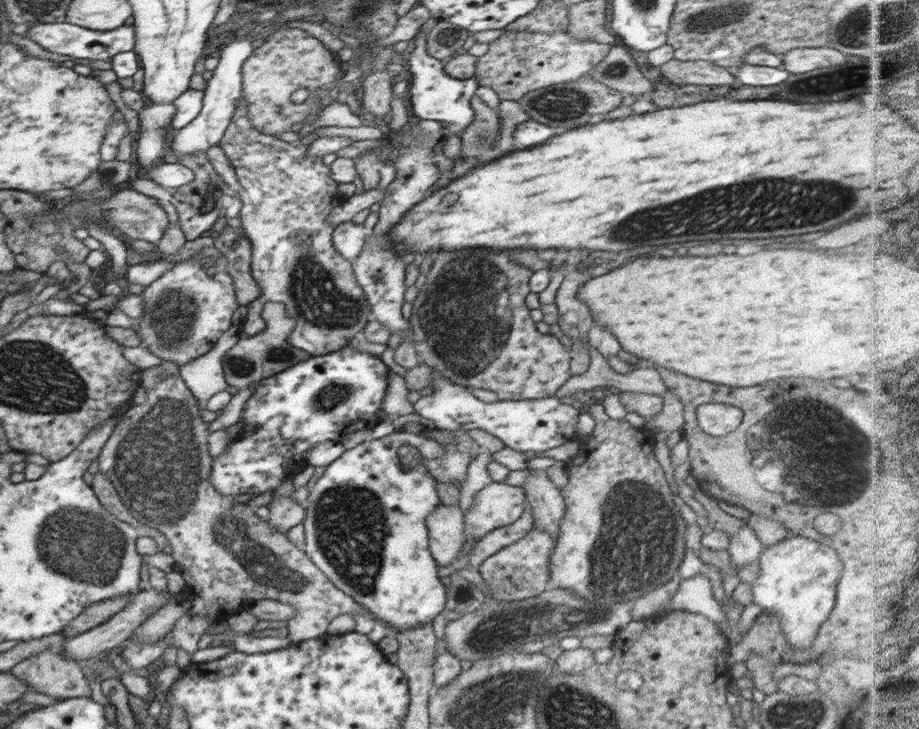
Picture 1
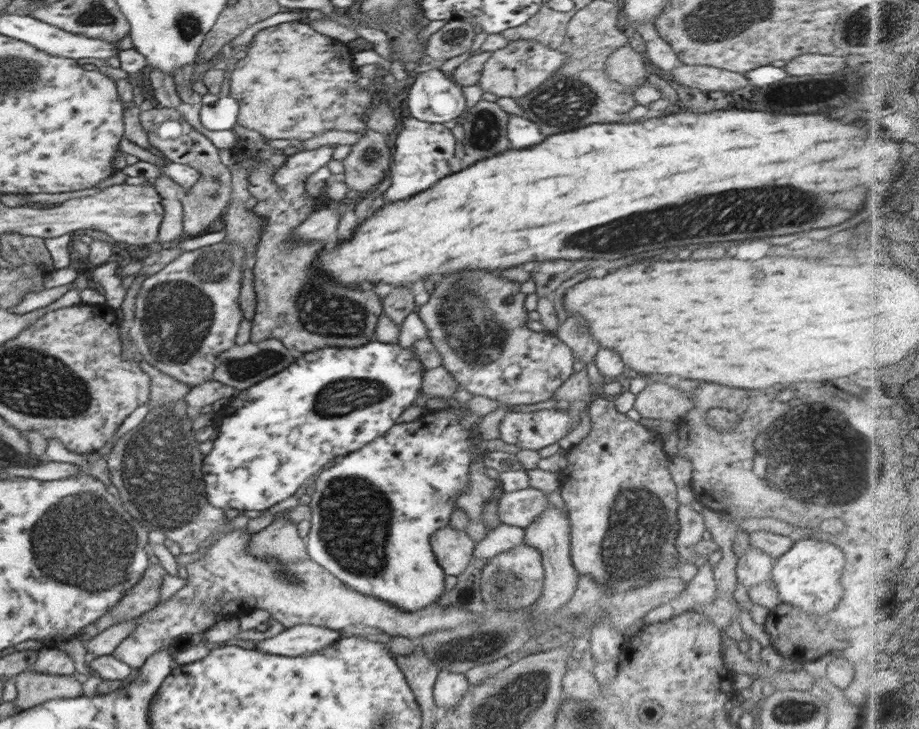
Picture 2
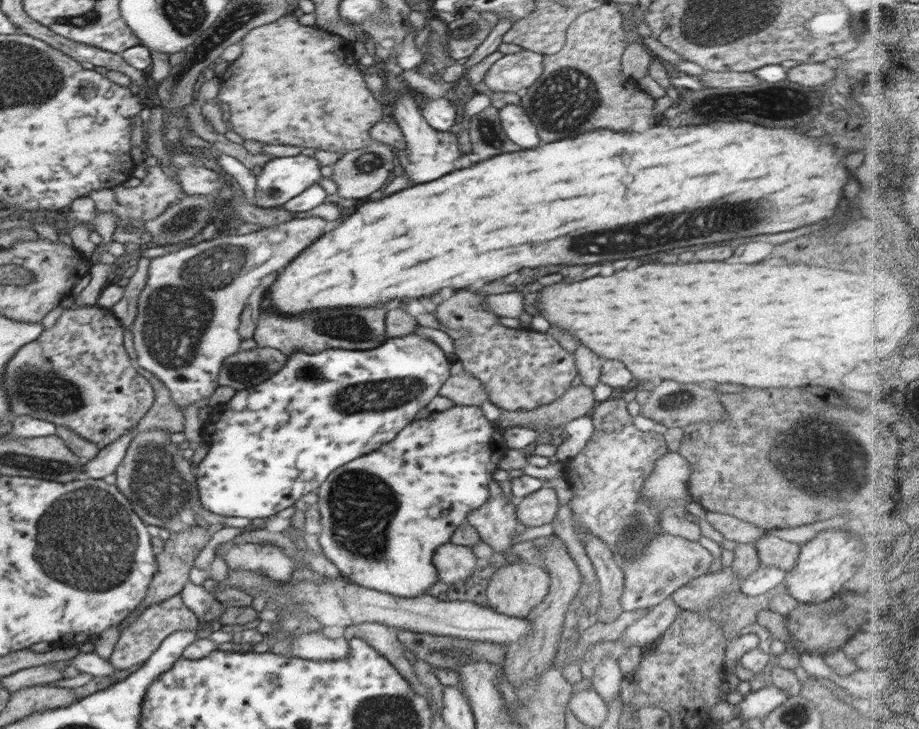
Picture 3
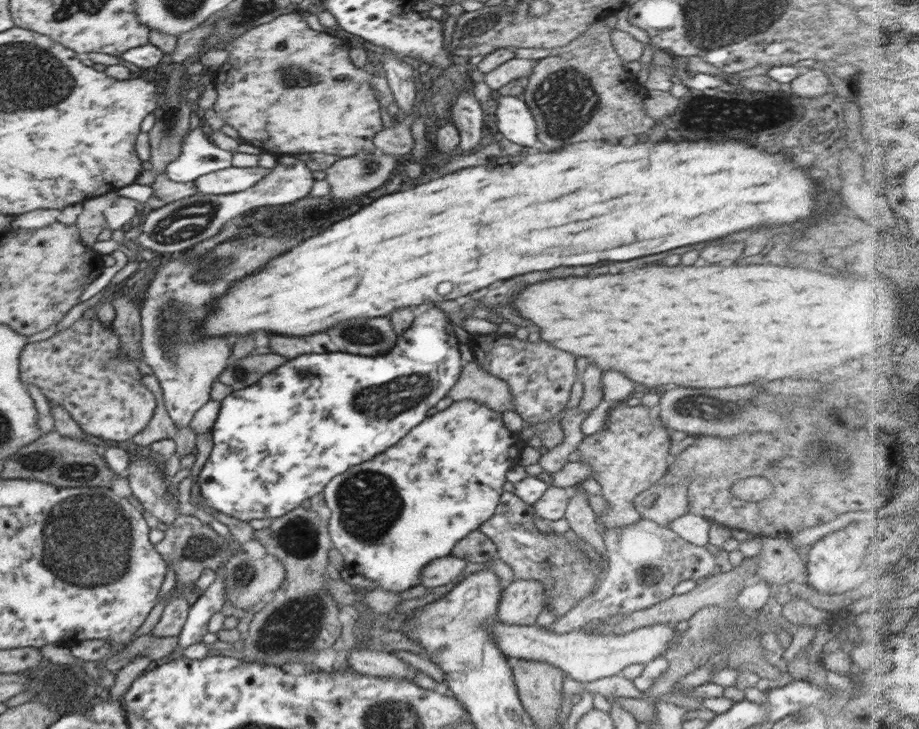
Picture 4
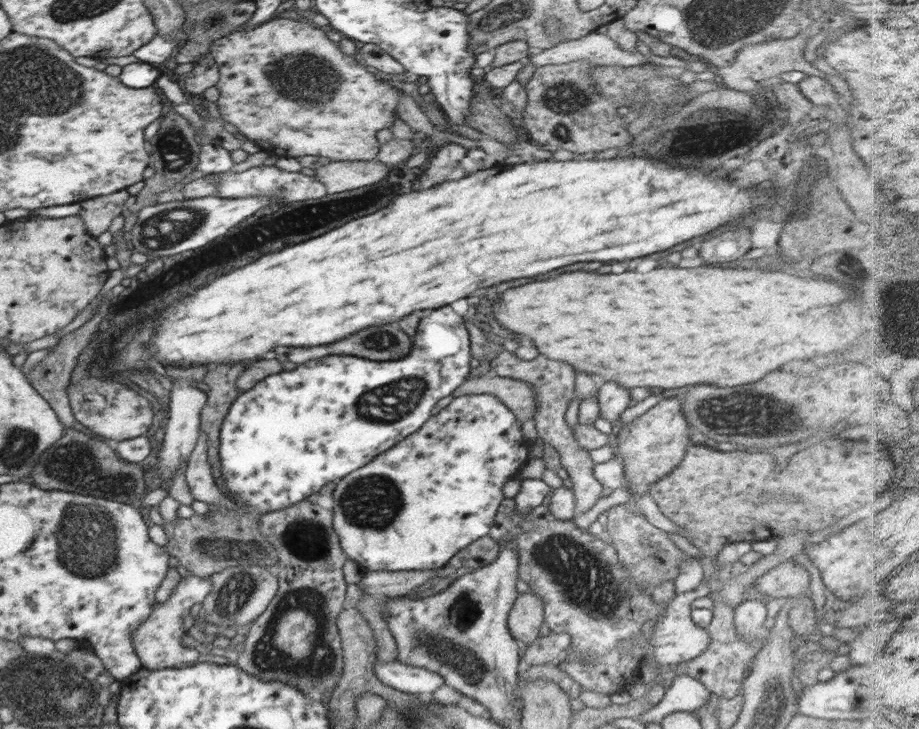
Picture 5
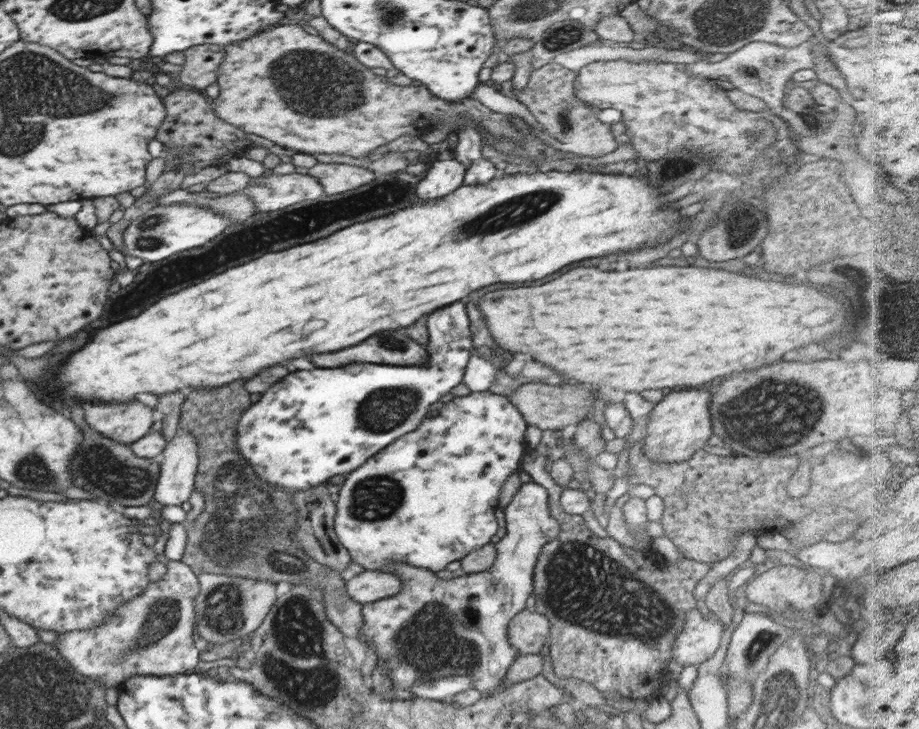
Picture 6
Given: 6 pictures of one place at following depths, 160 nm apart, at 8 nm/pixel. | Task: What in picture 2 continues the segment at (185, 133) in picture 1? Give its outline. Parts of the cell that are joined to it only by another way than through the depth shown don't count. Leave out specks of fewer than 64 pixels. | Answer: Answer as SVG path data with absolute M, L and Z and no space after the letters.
M226 96L226 98L219 98L214 104L202 105L200 120L202 126L208 130L230 130L237 124L238 113L238 102L230 96Z

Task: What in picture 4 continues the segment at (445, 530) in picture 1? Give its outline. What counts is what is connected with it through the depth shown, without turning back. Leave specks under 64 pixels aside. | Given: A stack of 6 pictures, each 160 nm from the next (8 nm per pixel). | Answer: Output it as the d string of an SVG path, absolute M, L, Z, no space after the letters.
M450 554L433 560L420 574L420 585L427 588L444 586L462 575L468 562Z

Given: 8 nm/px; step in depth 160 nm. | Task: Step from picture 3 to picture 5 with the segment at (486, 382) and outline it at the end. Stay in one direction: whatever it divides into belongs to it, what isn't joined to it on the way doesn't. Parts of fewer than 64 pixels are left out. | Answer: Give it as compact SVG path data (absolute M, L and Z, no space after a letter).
M505 348L490 364L492 370L498 376L522 380L531 385L533 390L536 391L537 413L533 419L536 421L538 437L542 439L543 443L548 443L548 445L554 447L560 455L561 466L573 484L571 489L576 498L576 507L574 507L576 515L586 513L603 497L603 486L592 474L594 462L589 456L589 451L576 444L574 430L566 423L564 417L566 416L566 407L569 400L576 397L574 395L574 376L576 376L574 368L564 364L564 362L548 360L544 356L538 356L536 360L531 361L520 360L515 353L510 353Z

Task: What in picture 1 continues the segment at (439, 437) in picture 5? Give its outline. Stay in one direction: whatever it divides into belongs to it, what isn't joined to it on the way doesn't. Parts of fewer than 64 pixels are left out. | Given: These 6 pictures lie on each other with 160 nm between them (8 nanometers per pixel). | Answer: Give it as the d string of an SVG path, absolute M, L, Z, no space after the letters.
M395 431L384 438L375 440L369 438L367 441L358 444L356 448L352 450L344 451L343 454L331 464L326 466L324 474L318 478L314 487L310 490L310 496L306 501L306 517L303 520L305 526L305 543L302 548L306 553L306 556L313 562L313 564L330 580L336 585L342 592L351 596L356 602L359 602L365 609L368 609L372 616L384 621L386 625L394 627L396 630L406 630L408 628L416 628L428 621L432 621L435 616L438 616L445 607L447 599L447 588L443 586L438 576L438 565L431 555L428 543L428 527L426 526L426 517L436 509L440 507L440 498L436 491L436 481L430 476L430 472L424 466L418 465L416 468L410 468L409 470L403 470L403 466L399 461L398 449L401 446L412 446L416 448L423 459L432 461L432 459L440 459L444 455L444 450L440 443L432 438L428 439L428 436L422 436L420 432L406 432L406 431Z

